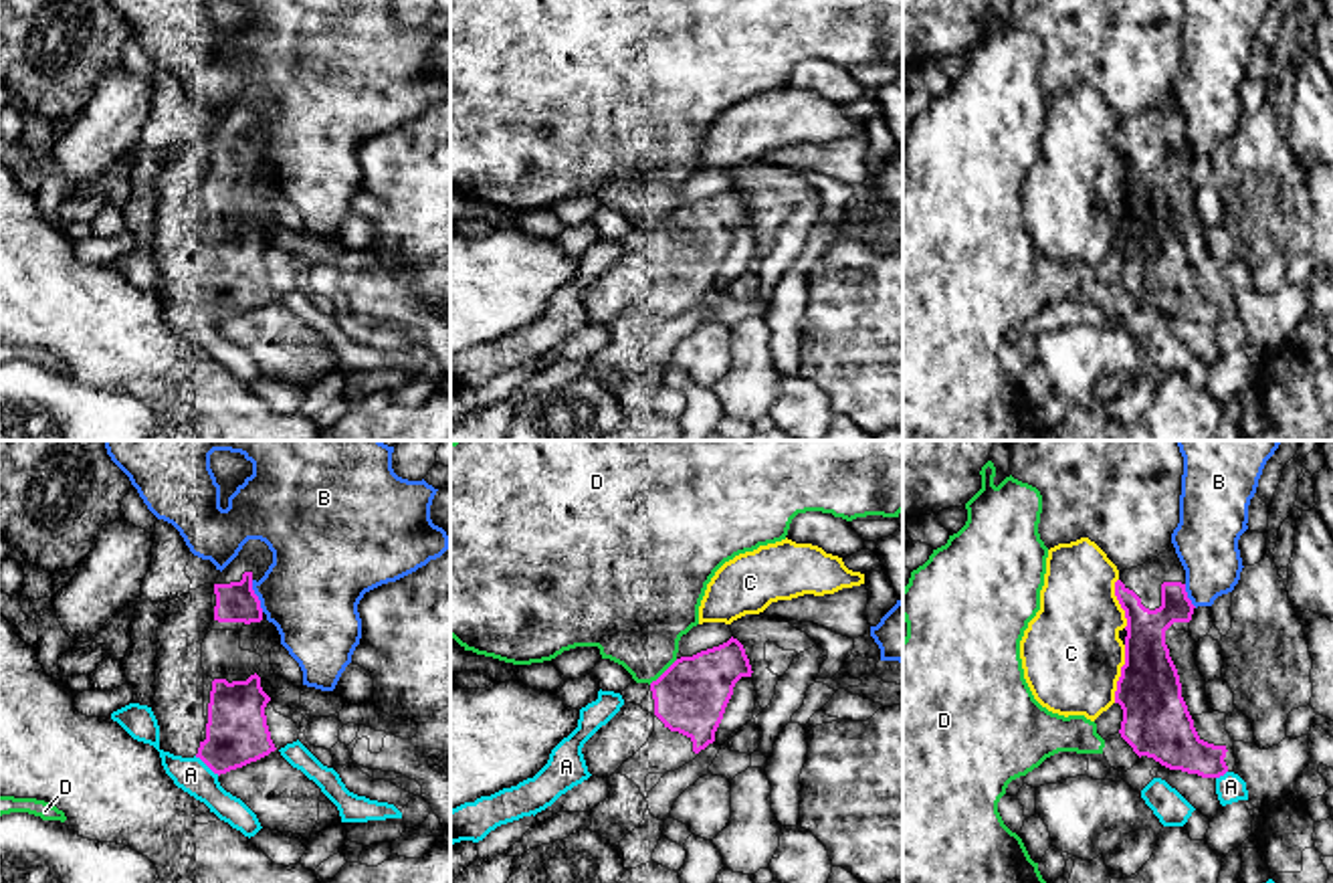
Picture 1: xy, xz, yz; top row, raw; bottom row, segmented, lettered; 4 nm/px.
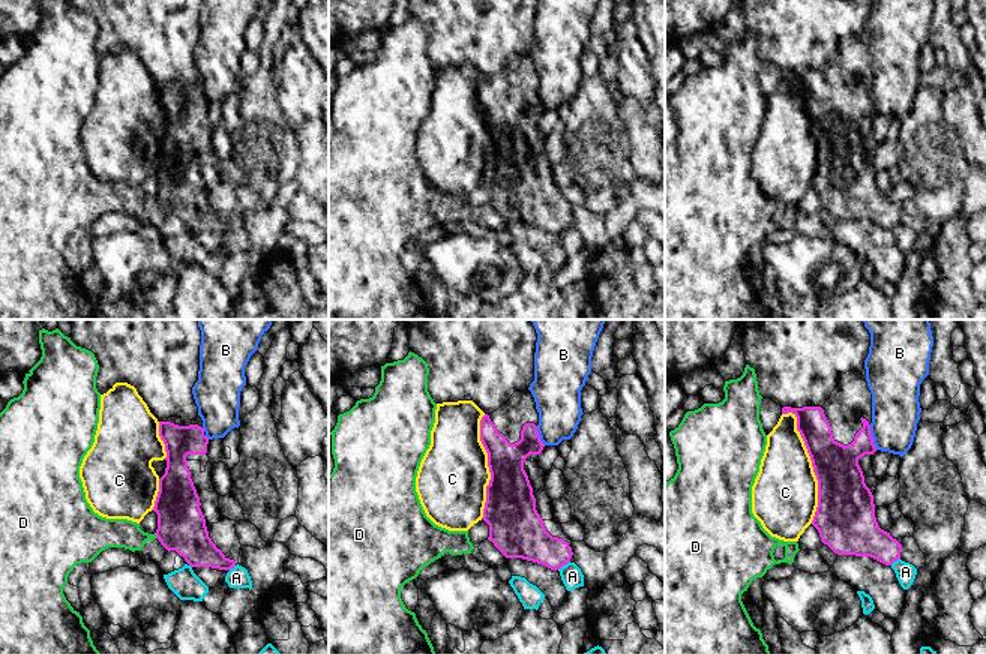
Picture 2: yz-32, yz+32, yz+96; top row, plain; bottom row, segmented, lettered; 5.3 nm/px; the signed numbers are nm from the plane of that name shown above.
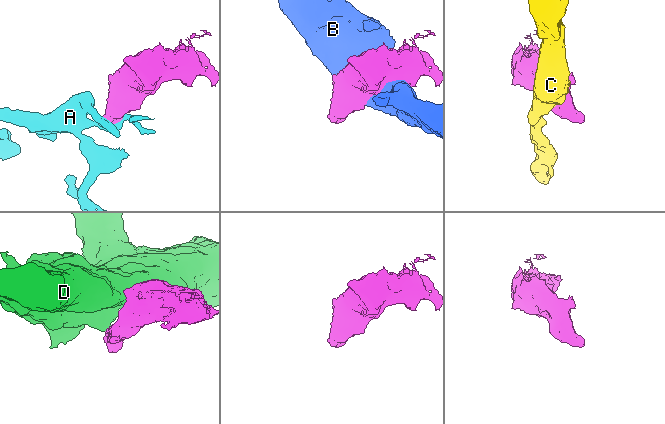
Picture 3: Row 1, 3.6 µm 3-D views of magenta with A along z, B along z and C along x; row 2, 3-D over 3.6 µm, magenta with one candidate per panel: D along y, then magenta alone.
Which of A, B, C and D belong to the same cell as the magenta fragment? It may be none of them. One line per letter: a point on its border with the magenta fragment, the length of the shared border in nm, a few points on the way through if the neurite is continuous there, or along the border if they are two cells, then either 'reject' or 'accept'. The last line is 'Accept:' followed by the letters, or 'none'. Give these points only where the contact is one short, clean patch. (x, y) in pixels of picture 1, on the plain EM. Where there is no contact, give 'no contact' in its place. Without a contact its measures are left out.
A: xy (207, 312) | 130 nm | reject
B: xy (257, 144) | 140 nm | reject
C: yz (1121, 221) | 240 nm | reject
D: xz (665, 219) | 160 nm | reject
Accept: none

